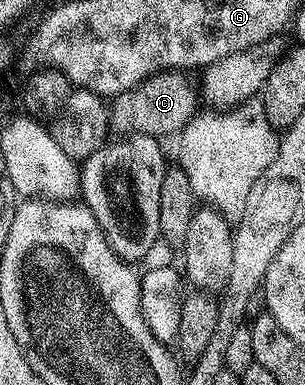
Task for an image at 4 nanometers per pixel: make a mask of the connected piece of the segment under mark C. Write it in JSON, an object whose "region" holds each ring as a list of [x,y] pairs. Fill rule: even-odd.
{"region":[[[163,72],[153,74],[140,84],[115,94],[108,106],[110,130],[118,136],[144,135],[156,139],[165,139],[165,134],[177,136],[183,133],[186,125],[194,118],[200,100],[196,95],[196,86],[189,82],[182,72]]]}

